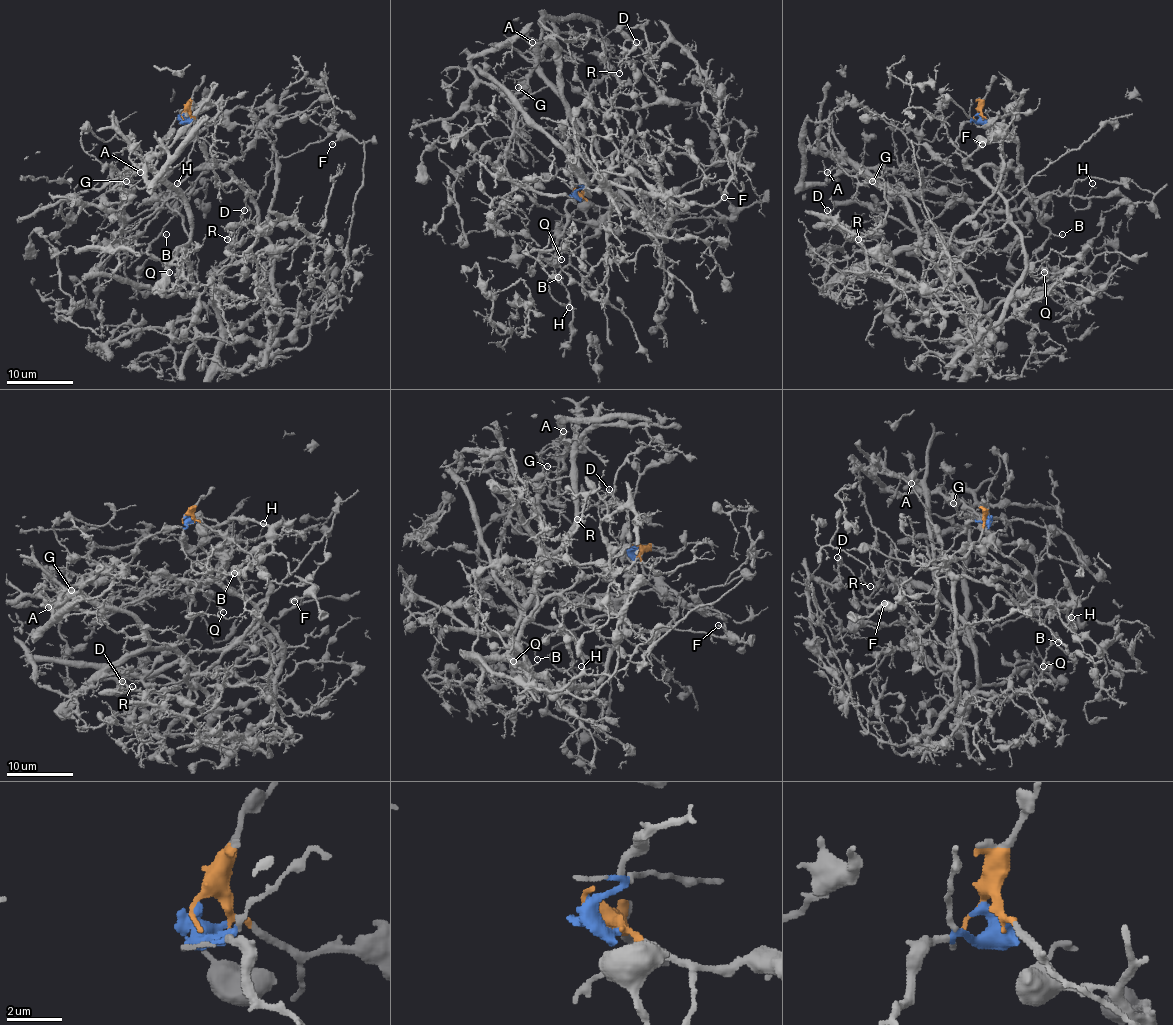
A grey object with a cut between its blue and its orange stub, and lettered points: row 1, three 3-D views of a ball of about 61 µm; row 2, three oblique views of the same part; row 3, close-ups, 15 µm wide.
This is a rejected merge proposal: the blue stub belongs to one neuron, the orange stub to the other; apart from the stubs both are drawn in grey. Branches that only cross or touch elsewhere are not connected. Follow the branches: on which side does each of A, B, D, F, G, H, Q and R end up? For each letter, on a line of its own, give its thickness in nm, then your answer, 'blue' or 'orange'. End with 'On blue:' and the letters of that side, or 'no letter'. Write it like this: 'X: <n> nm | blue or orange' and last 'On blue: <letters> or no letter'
A: 150 nm | orange
B: 130 nm | blue
D: 120 nm | orange
F: 180 nm | orange
G: 110 nm | orange
H: 130 nm | blue
Q: 380 nm | blue
R: 130 nm | orange
On blue: B, H, Q

